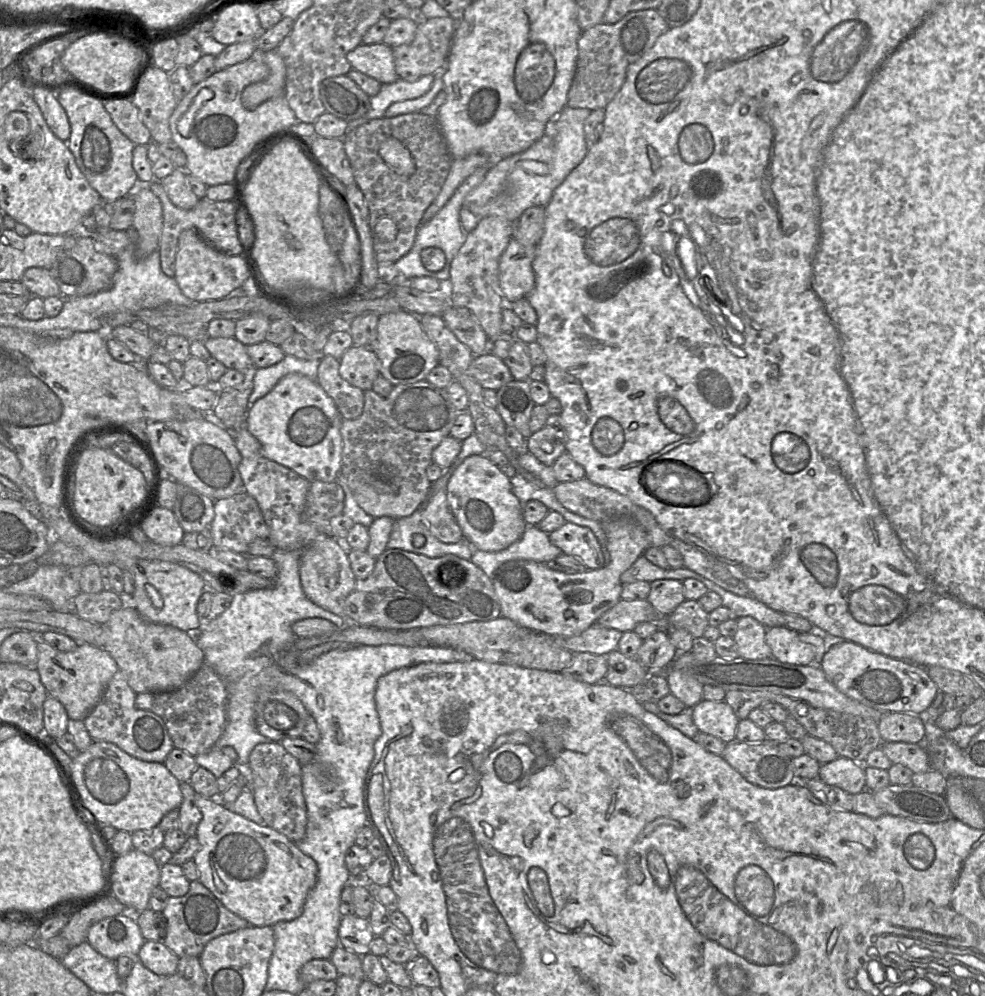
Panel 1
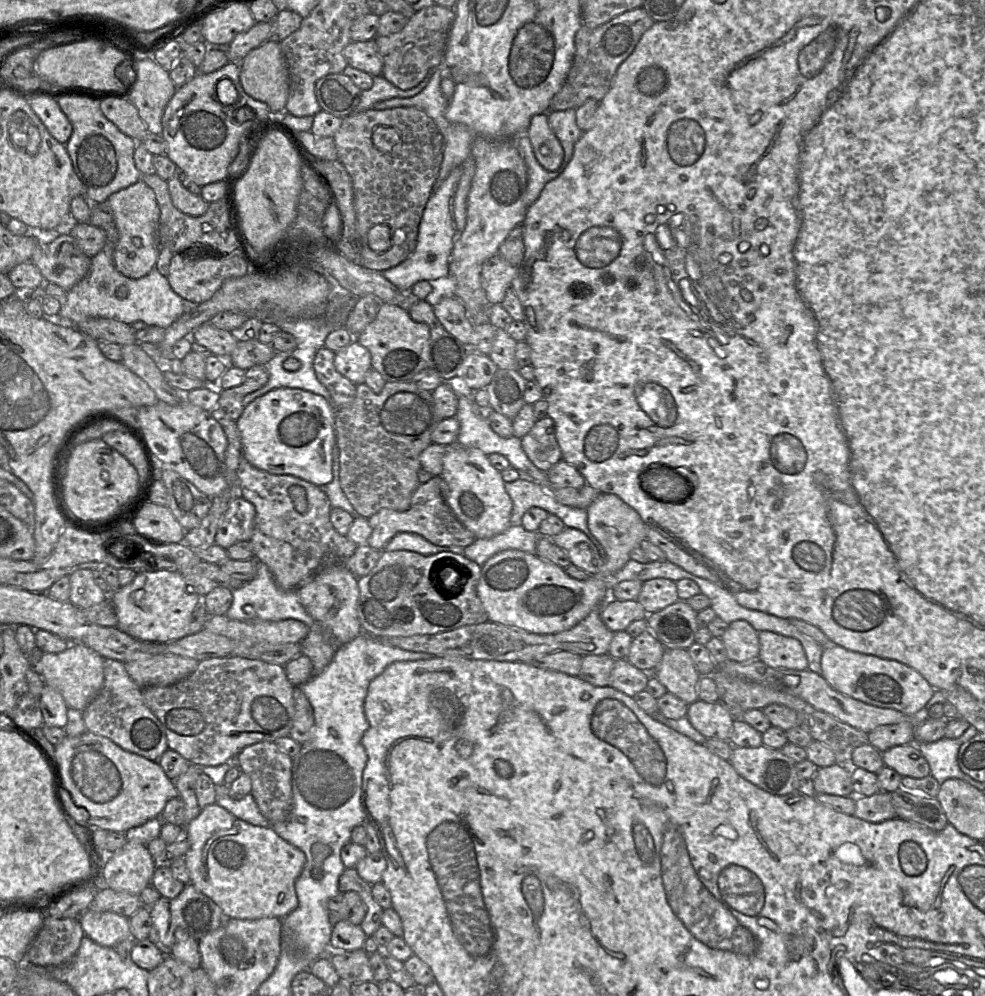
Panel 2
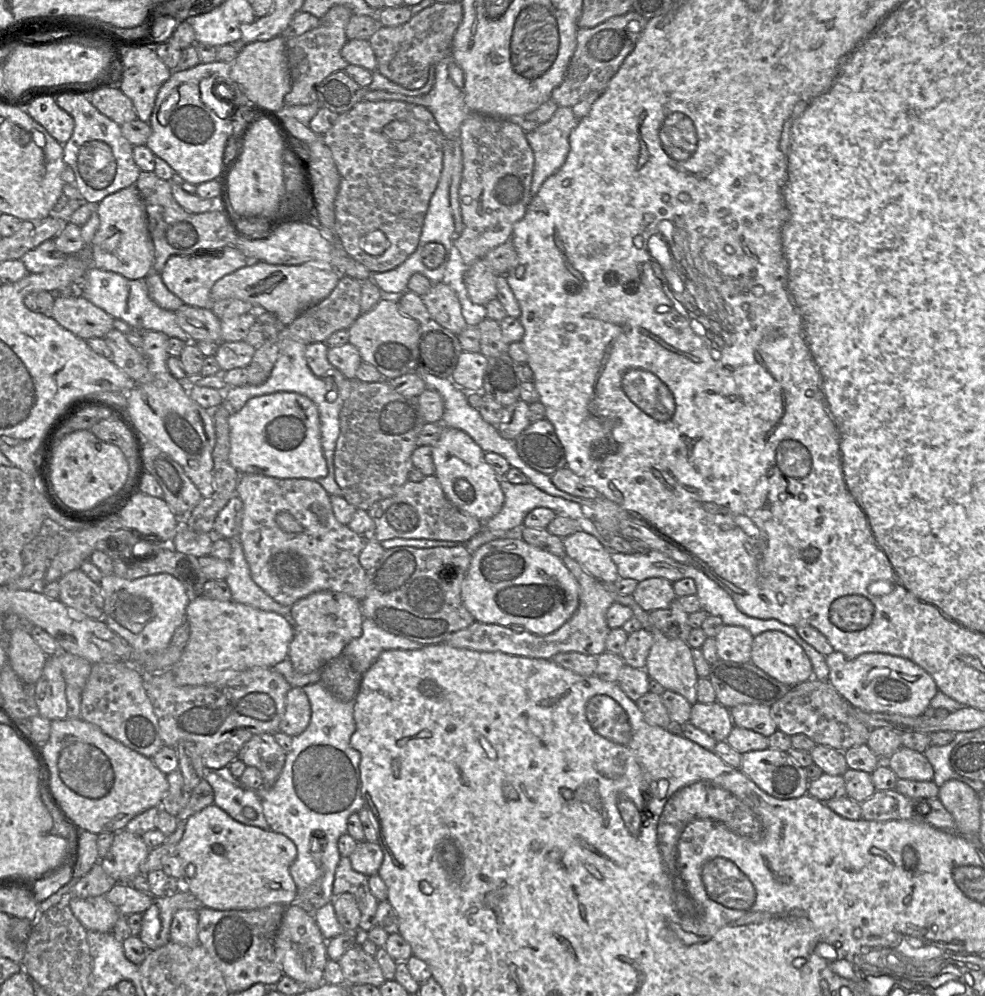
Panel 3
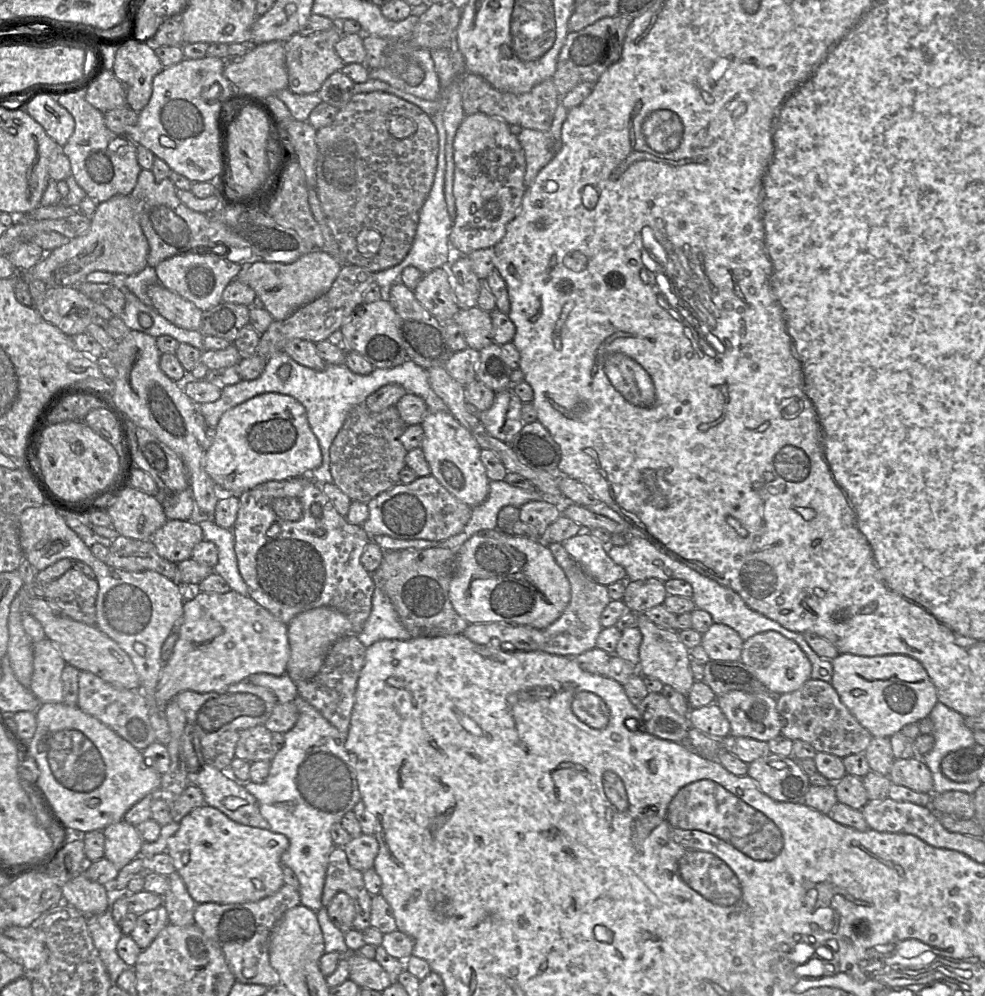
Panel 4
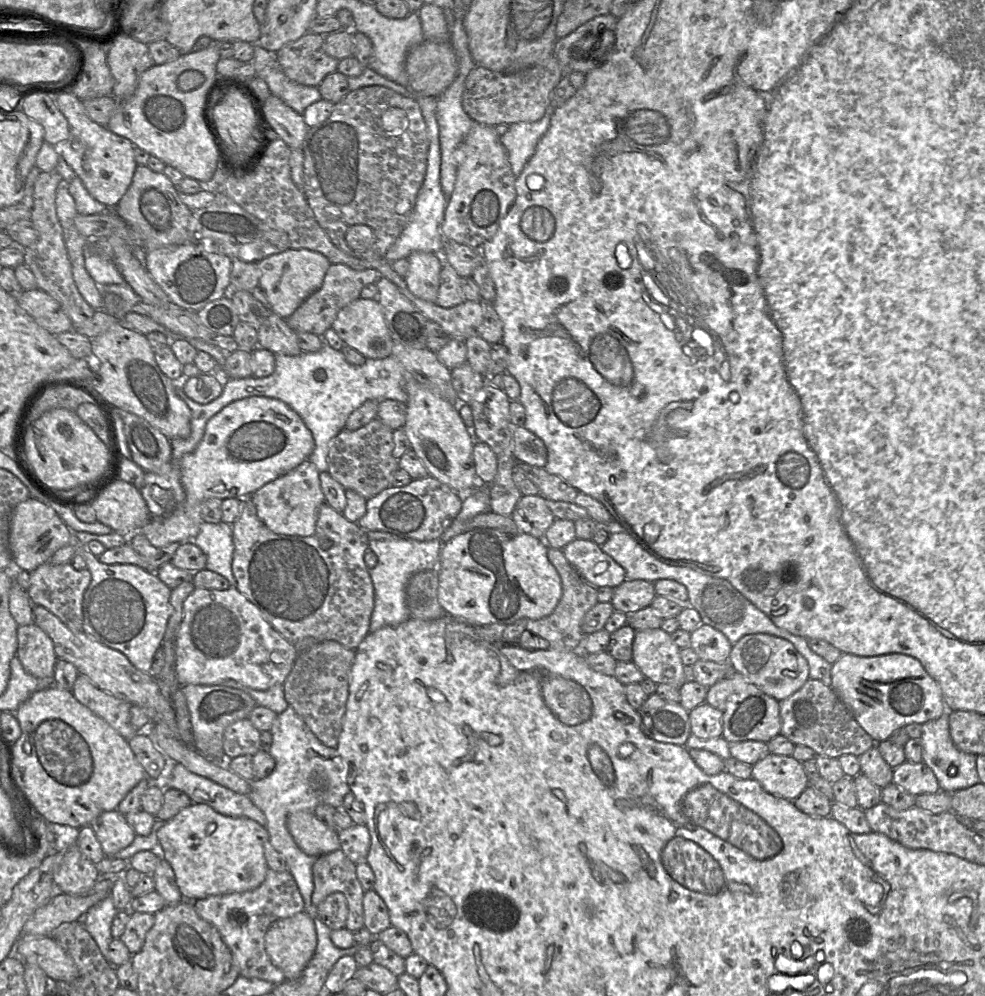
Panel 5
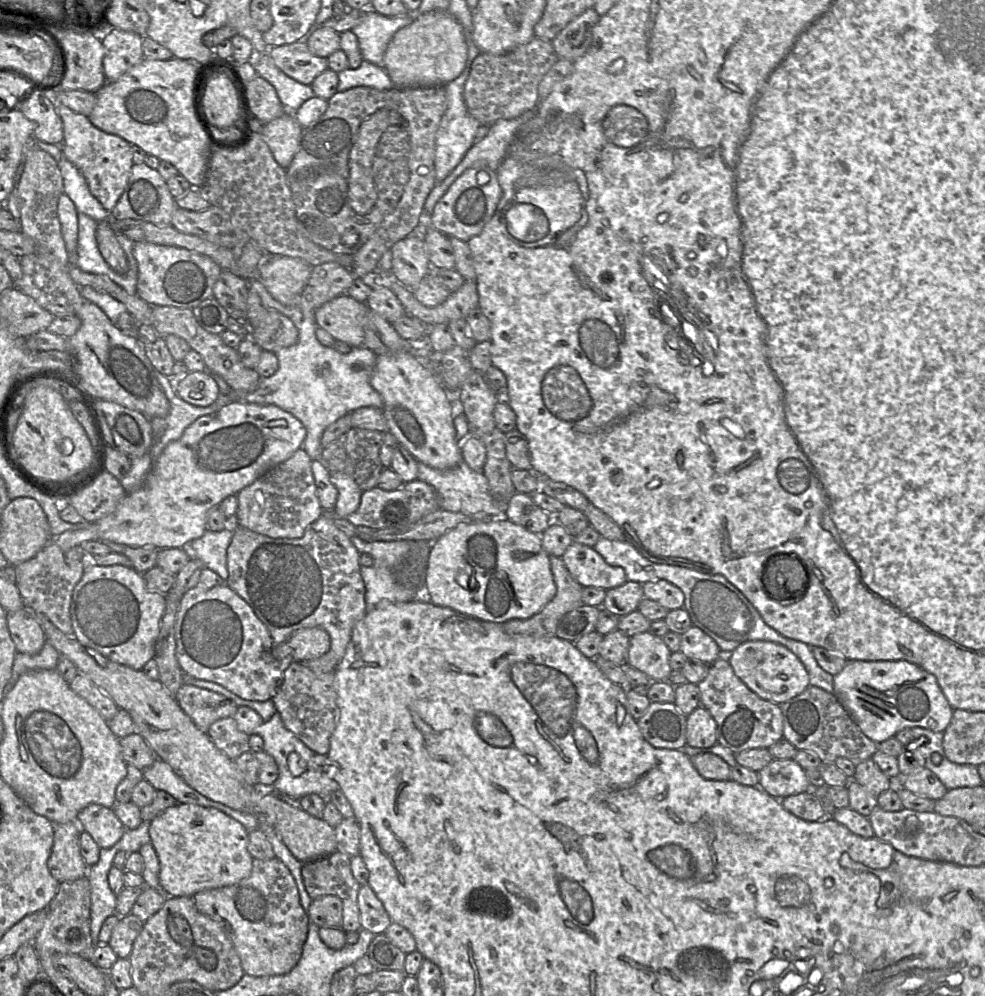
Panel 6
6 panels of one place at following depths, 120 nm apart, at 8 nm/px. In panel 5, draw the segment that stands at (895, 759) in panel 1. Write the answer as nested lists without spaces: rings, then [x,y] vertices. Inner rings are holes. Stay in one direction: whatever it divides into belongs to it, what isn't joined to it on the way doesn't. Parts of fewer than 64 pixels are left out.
[[[905,761],[894,768],[893,783],[915,796],[937,793],[941,790],[934,772],[923,761]]]

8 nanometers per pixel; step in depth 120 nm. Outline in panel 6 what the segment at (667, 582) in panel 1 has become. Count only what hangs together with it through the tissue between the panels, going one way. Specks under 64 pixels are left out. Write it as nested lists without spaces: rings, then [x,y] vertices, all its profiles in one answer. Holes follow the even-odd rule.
[[[627,580],[624,584],[606,591],[601,608],[623,617],[637,610],[643,598],[643,584]]]

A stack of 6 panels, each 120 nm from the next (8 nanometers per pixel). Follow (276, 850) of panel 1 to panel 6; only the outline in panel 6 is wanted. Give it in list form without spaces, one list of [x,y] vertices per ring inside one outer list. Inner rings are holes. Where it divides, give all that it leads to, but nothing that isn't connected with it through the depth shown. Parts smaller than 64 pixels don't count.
[[[178,803],[156,816],[149,826],[151,843],[159,859],[159,882],[167,896],[193,897],[196,893],[234,885],[251,874],[254,858],[248,851],[249,832],[222,811],[197,804]]]

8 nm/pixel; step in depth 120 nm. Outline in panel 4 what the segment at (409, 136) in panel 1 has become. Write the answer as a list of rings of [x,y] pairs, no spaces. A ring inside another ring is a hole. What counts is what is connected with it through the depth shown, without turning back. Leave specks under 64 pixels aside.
[[[382,91],[357,93],[338,110],[332,124],[317,130],[316,144],[316,192],[342,259],[373,273],[400,264],[414,242],[419,212],[432,188],[436,172],[439,142],[431,117],[417,105],[393,94]],[[398,115],[409,117],[415,123],[415,133],[410,137],[397,139],[390,134],[388,122]],[[365,228],[378,231],[382,237],[380,249],[373,255],[364,255],[357,249],[357,235]]]

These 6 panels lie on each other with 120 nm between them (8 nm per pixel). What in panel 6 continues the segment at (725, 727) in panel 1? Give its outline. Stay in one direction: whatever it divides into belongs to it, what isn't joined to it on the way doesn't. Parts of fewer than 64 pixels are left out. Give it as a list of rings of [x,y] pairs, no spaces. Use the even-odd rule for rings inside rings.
[[[697,707],[686,720],[686,743],[696,748],[710,748],[717,743],[717,723],[707,709]]]

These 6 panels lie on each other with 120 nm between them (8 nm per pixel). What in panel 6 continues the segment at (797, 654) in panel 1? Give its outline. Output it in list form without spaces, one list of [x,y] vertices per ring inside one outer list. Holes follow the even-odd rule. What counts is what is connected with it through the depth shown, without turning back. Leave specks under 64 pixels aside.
[[[749,641],[749,642],[745,642],[745,643],[741,644],[740,646],[738,646],[730,654],[722,655],[722,656],[728,657],[729,663],[732,666],[734,673],[750,690],[752,690],[760,698],[774,702],[778,705],[781,705],[783,703],[791,700],[792,698],[798,696],[810,685],[809,675],[808,675],[807,670],[804,667],[803,663],[799,660],[799,658],[792,651],[790,651],[788,648],[786,648],[785,646],[778,644],[778,643],[774,643],[774,642],[770,642],[770,641]]]

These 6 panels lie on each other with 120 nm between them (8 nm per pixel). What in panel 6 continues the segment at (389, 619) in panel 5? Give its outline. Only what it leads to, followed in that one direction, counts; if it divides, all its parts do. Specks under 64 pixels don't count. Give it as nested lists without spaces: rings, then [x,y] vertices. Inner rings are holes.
[[[358,536],[351,537],[351,542],[360,554],[368,553],[373,558],[373,564],[370,567],[360,567],[360,574],[365,585],[366,611],[372,611],[376,607],[386,606],[389,603],[409,602],[417,598],[422,598],[422,592],[417,588],[410,588],[400,583],[397,579],[397,572],[402,569],[405,560],[408,557],[411,548],[417,541],[399,540],[399,541],[373,541],[368,542]]]

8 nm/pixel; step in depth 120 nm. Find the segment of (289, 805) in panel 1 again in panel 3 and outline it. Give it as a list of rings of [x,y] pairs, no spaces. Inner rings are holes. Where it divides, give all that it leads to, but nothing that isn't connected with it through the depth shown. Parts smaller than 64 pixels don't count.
[[[254,735],[240,749],[237,759],[246,766],[256,767],[263,777],[263,788],[270,788],[279,777],[286,760],[286,753],[275,741],[274,735]]]

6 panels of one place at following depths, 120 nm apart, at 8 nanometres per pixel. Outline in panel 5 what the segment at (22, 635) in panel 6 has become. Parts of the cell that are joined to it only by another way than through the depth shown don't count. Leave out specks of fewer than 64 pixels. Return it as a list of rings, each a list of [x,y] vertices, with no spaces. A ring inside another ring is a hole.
[[[35,623],[18,626],[16,656],[30,675],[37,678],[53,677],[58,660],[53,642]]]

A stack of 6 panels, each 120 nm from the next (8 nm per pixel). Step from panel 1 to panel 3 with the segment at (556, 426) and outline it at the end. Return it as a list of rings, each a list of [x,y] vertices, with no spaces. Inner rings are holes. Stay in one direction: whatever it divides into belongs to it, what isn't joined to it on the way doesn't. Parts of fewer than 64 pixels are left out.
[[[547,419],[531,423],[514,441],[522,460],[543,474],[551,476],[566,466],[563,446]]]

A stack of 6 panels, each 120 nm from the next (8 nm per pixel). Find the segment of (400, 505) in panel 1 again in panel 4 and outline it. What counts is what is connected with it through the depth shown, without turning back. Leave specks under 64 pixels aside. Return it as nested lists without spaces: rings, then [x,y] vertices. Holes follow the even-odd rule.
[[[364,403],[351,409],[330,447],[330,470],[333,483],[351,501],[368,503],[380,493],[399,483],[400,471],[406,467],[407,451],[400,437],[407,427],[395,406],[373,413]]]

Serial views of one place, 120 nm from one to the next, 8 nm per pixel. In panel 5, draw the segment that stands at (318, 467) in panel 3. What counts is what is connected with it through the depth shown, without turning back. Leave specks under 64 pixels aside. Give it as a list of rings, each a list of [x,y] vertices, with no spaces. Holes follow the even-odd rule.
[[[252,396],[234,401],[210,418],[204,435],[196,449],[182,457],[179,463],[180,481],[185,492],[184,502],[168,517],[152,517],[137,532],[143,534],[156,547],[171,543],[193,541],[198,535],[201,504],[207,499],[248,498],[265,484],[295,469],[307,460],[314,450],[314,439],[301,417],[281,400]]]

